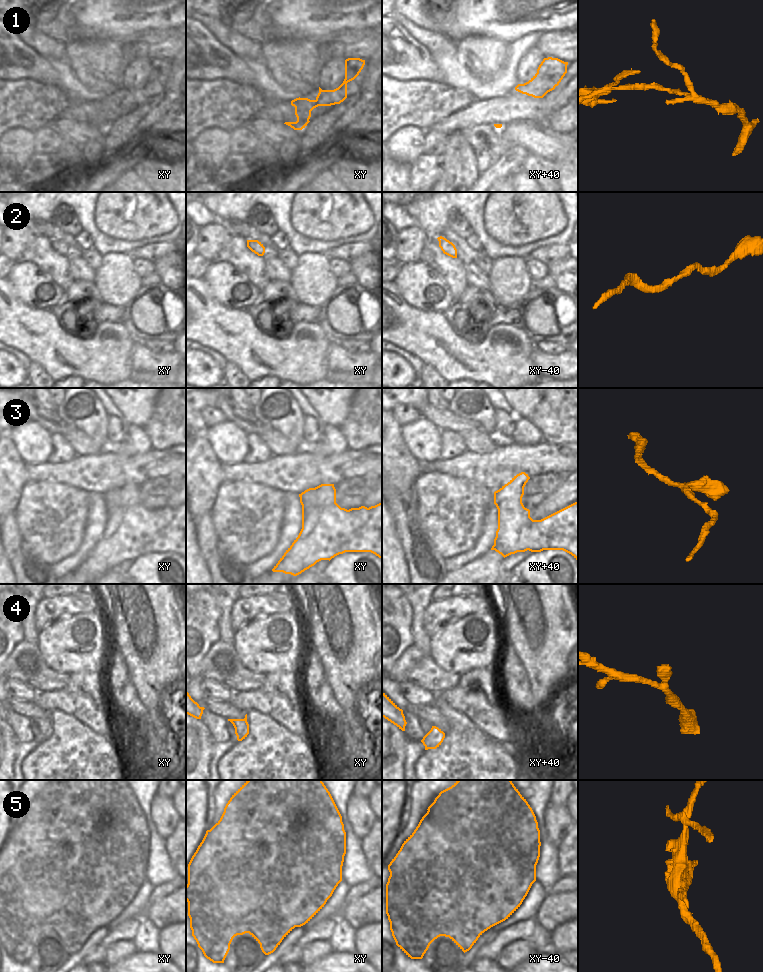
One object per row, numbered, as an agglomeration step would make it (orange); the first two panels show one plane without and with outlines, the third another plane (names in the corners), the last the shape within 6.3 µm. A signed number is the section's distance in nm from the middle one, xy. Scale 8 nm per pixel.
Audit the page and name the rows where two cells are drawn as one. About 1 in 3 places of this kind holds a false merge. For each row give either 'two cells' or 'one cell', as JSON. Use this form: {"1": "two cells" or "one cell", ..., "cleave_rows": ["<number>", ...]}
{"1": "two cells", "2": "one cell", "3": "one cell", "4": "one cell", "5": "two cells", "cleave_rows": ["1", "5"]}

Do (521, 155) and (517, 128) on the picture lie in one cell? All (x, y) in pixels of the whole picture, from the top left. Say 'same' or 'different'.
different

